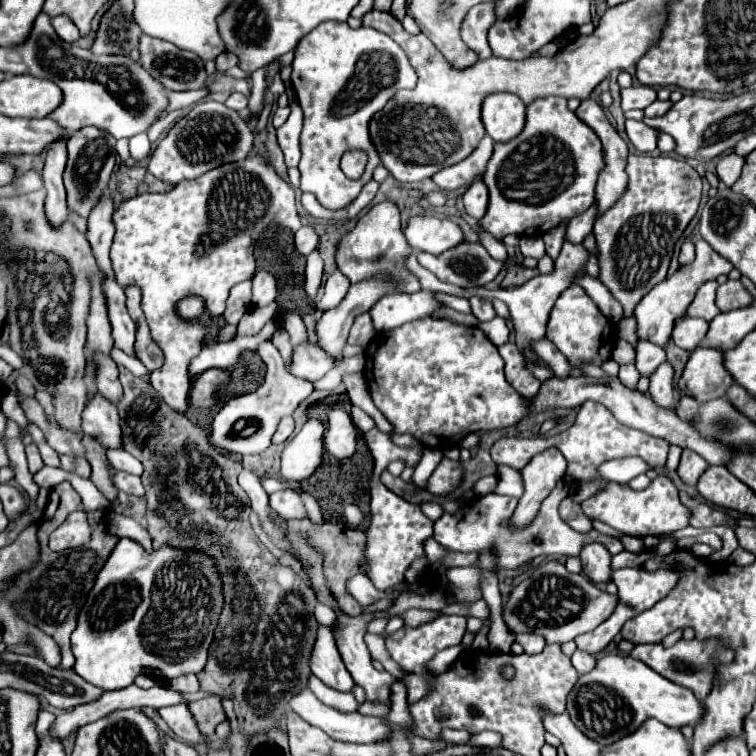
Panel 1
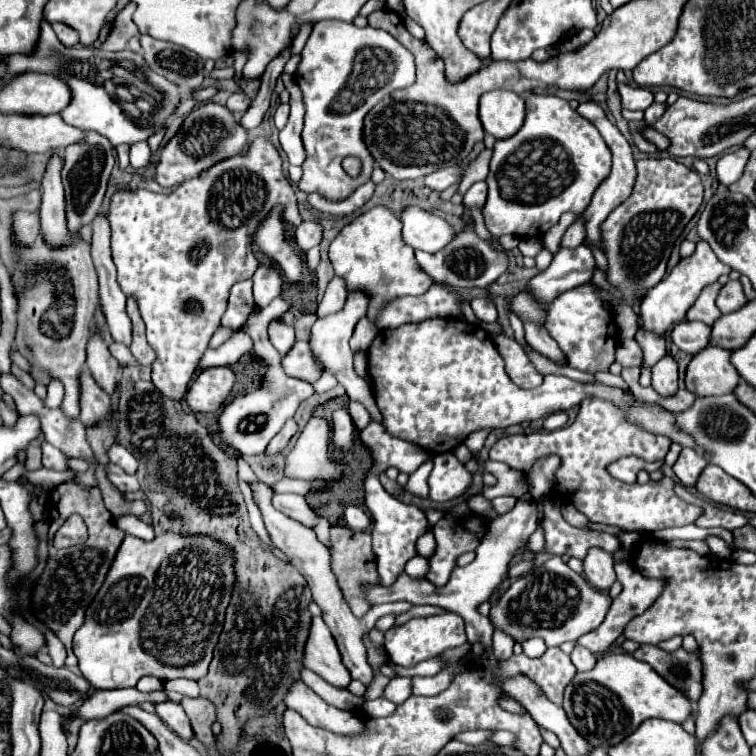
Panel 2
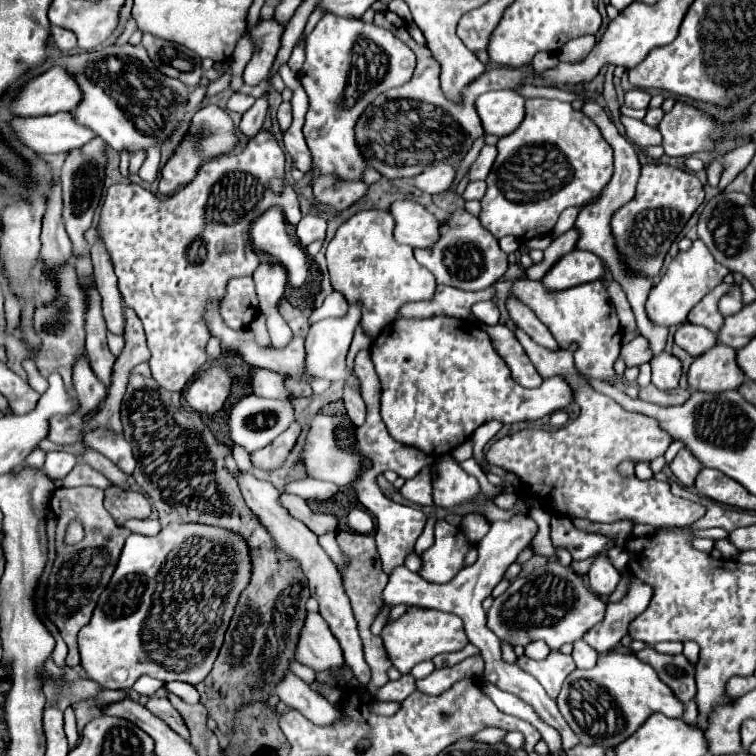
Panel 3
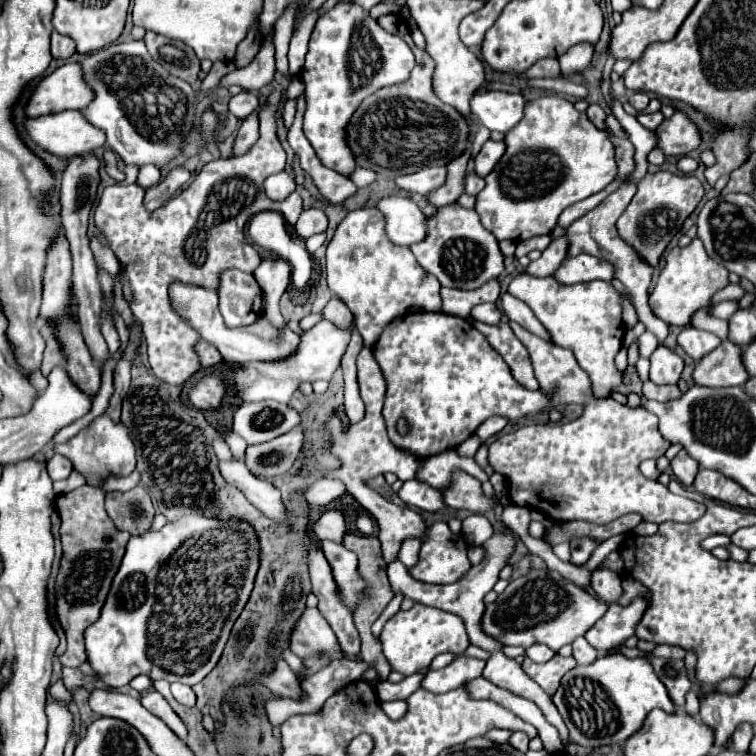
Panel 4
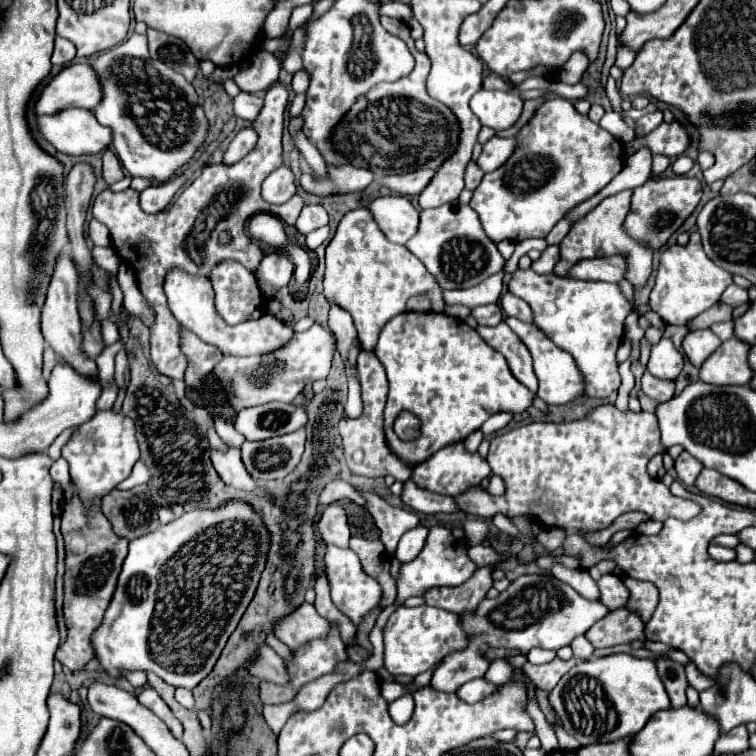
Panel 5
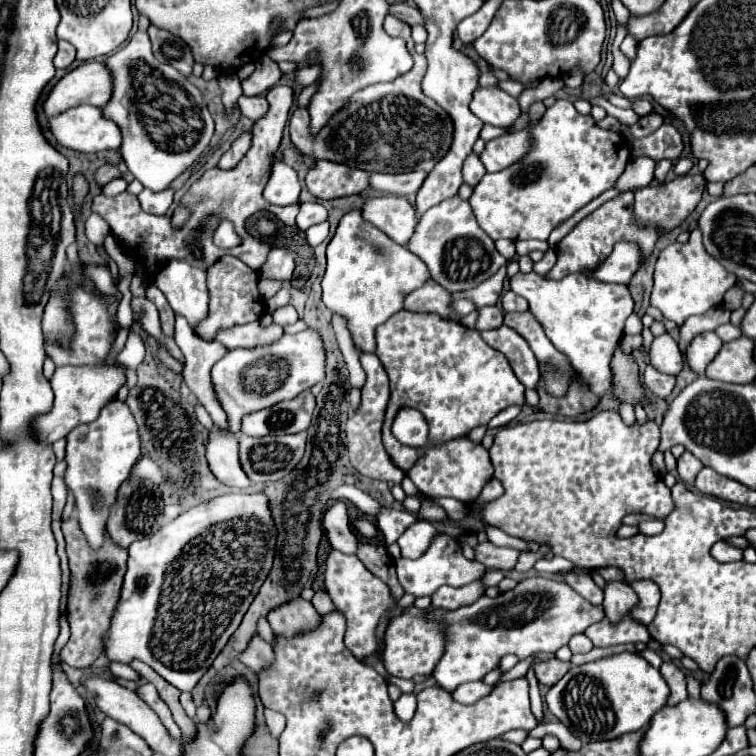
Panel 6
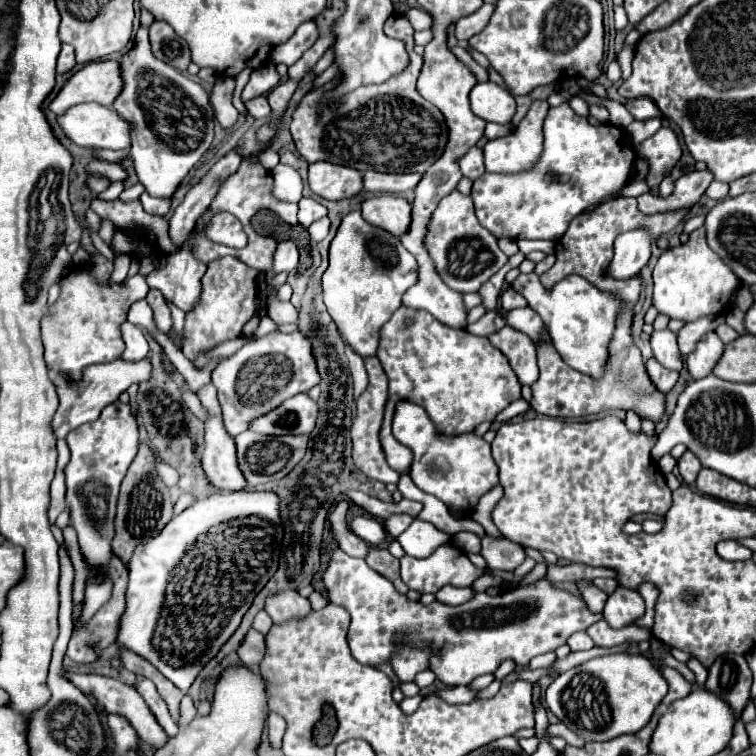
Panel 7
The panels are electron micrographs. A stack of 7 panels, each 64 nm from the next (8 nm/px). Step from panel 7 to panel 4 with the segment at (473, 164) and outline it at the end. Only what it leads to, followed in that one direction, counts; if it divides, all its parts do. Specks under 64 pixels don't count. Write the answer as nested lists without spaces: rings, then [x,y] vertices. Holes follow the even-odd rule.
[[[474,172],[466,178],[466,194],[470,196],[476,196],[478,192],[482,192],[482,186],[484,186],[484,178],[476,176]]]

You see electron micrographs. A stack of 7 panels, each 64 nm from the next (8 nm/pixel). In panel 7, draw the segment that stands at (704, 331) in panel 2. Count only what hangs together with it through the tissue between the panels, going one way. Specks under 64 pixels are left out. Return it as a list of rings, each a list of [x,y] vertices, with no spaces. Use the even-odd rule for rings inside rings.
[[[710,332],[702,340],[698,340],[696,350],[686,358],[692,378],[698,380],[698,378],[708,376],[712,372],[714,364],[718,362],[718,358],[722,356],[722,352],[724,352],[724,344],[716,332]]]

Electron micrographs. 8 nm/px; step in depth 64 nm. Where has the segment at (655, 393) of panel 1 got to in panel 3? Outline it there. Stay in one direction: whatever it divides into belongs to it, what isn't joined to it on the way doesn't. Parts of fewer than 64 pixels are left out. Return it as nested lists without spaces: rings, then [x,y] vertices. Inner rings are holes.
[[[662,352],[660,356],[654,356],[650,364],[652,364],[652,384],[654,386],[658,386],[660,390],[672,390],[678,386],[682,364],[676,356]]]

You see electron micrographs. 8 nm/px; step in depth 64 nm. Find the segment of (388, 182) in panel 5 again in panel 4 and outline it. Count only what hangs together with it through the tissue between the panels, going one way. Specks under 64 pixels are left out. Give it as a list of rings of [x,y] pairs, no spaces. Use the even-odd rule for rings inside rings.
[[[426,166],[416,174],[410,176],[400,176],[396,178],[396,184],[408,192],[418,192],[418,194],[430,194],[430,190],[436,190],[446,182],[446,168],[444,166]]]

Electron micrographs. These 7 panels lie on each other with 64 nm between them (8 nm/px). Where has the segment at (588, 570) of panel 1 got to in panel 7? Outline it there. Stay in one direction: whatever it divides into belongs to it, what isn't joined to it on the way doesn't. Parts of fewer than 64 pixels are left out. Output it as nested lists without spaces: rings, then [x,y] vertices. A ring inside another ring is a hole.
[[[618,586],[606,600],[604,606],[604,620],[612,628],[622,628],[632,624],[636,618],[644,614],[644,600],[636,590]]]

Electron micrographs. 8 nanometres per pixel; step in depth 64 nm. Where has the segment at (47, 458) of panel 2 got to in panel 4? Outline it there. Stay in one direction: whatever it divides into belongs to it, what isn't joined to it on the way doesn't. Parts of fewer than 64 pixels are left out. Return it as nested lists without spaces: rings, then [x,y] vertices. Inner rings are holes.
[[[54,454],[48,462],[46,462],[48,474],[52,480],[64,480],[68,478],[68,474],[72,472],[72,462],[60,454]]]

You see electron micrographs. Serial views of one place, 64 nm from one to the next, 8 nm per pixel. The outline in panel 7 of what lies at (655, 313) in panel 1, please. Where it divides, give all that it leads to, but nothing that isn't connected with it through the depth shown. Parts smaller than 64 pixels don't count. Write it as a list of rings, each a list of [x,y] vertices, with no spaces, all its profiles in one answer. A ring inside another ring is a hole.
[[[704,228],[690,234],[690,240],[662,252],[654,266],[654,296],[652,304],[660,314],[690,322],[708,314],[722,314],[728,310],[730,294],[740,286],[736,274],[714,254],[706,244]]]

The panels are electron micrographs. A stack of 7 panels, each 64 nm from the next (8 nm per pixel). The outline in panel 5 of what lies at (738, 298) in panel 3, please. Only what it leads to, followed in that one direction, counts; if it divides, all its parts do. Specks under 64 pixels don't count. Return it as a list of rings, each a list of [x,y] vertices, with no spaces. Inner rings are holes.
[[[718,302],[718,304],[714,304],[710,310],[702,312],[702,314],[696,316],[692,322],[688,322],[688,328],[690,328],[690,330],[696,330],[696,328],[708,328],[708,326],[714,324],[714,322],[726,322],[726,320],[732,320],[732,310],[734,310],[732,306]]]

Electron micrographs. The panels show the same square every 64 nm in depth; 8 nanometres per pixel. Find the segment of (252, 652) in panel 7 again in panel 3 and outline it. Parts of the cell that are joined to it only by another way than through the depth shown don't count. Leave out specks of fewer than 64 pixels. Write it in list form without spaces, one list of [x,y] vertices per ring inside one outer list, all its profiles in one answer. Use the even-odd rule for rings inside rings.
[[[292,672],[280,684],[276,684],[276,694],[286,706],[298,710],[314,724],[326,726],[326,724],[338,722],[338,718],[342,718],[338,714],[336,706],[332,706],[326,698],[322,698],[318,692],[314,692],[304,680],[294,676]]]

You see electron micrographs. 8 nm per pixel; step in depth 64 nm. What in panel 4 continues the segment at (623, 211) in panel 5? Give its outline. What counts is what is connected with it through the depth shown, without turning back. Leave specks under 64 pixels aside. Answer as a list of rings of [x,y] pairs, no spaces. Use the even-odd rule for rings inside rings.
[[[608,132],[608,138],[612,140],[614,148],[616,148],[616,164],[618,164],[618,174],[620,180],[622,180],[622,186],[618,190],[614,190],[612,194],[608,194],[594,210],[586,212],[582,218],[578,218],[568,230],[566,234],[570,234],[570,248],[568,248],[568,254],[570,256],[578,256],[582,252],[586,254],[592,254],[592,256],[598,256],[602,260],[608,260],[612,266],[614,266],[614,278],[618,278],[626,292],[630,294],[630,300],[632,300],[632,306],[636,308],[636,314],[638,314],[638,320],[646,326],[648,332],[652,332],[656,338],[658,338],[658,344],[664,344],[666,336],[668,336],[668,324],[662,322],[660,318],[656,318],[648,306],[648,288],[650,288],[650,280],[652,280],[652,270],[648,264],[644,264],[644,260],[636,254],[634,248],[630,248],[616,232],[616,220],[620,218],[622,210],[630,204],[632,196],[636,194],[636,184],[632,180],[628,180],[628,176],[632,176],[632,172],[636,170],[636,162],[634,162],[634,146],[630,140],[622,140],[622,138],[616,138],[614,134]]]

